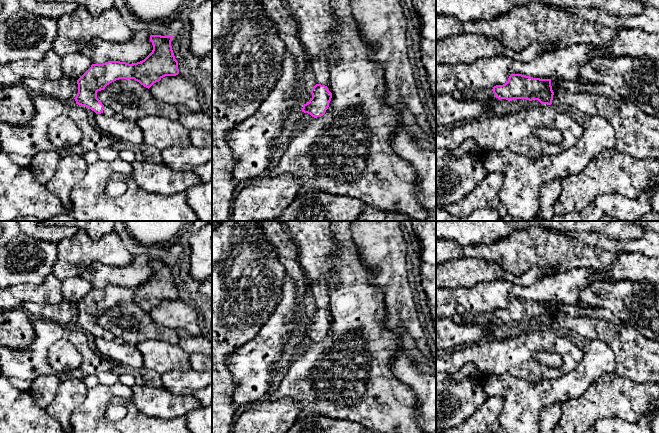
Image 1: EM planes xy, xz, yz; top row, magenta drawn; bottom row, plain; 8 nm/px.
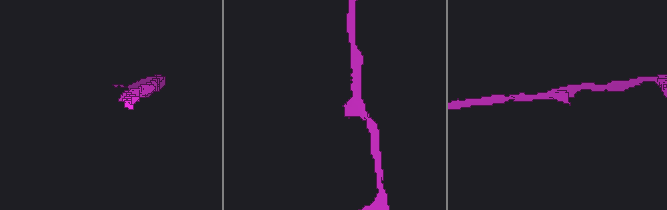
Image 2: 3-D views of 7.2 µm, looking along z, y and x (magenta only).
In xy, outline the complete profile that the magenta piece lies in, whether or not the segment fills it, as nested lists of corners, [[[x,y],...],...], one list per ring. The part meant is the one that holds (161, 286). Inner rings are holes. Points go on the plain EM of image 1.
[[[151,259],[153,274],[140,286],[129,288],[108,285],[103,288],[92,288],[77,304],[78,317],[74,322],[76,328],[101,338],[104,329],[97,322],[97,316],[104,314],[110,307],[119,303],[134,303],[149,313],[165,300],[178,299],[178,285],[171,270],[172,261],[171,259]]]

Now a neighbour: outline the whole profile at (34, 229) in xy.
[[[17,221],[21,232],[37,240],[58,243],[63,239],[71,238],[77,232],[76,227],[45,226],[39,221]]]

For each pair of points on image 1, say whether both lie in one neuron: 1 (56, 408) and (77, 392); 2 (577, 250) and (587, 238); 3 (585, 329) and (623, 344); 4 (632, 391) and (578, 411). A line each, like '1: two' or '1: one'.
1: one
2: two
3: one
4: one

